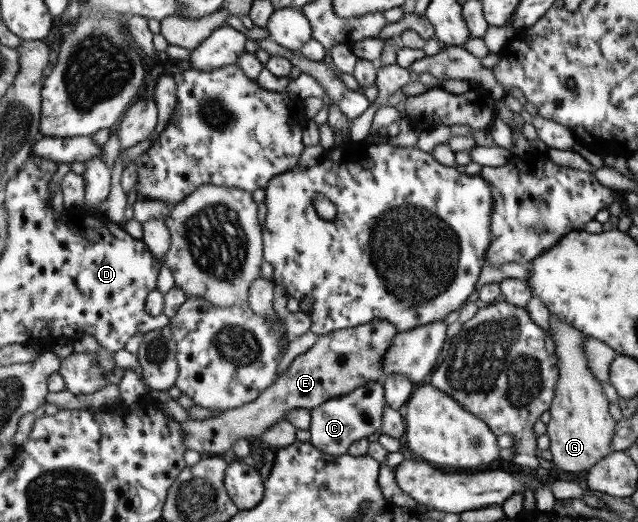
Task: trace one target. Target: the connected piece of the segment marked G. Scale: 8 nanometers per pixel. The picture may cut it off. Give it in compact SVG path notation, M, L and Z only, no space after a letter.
M549 314L545 323L555 345L555 367L557 378L549 405L550 419L545 425L549 439L551 461L562 472L588 471L602 456L611 451L609 443L615 421L608 414L608 401L602 394L600 382L587 366L583 348L583 335L569 323Z

